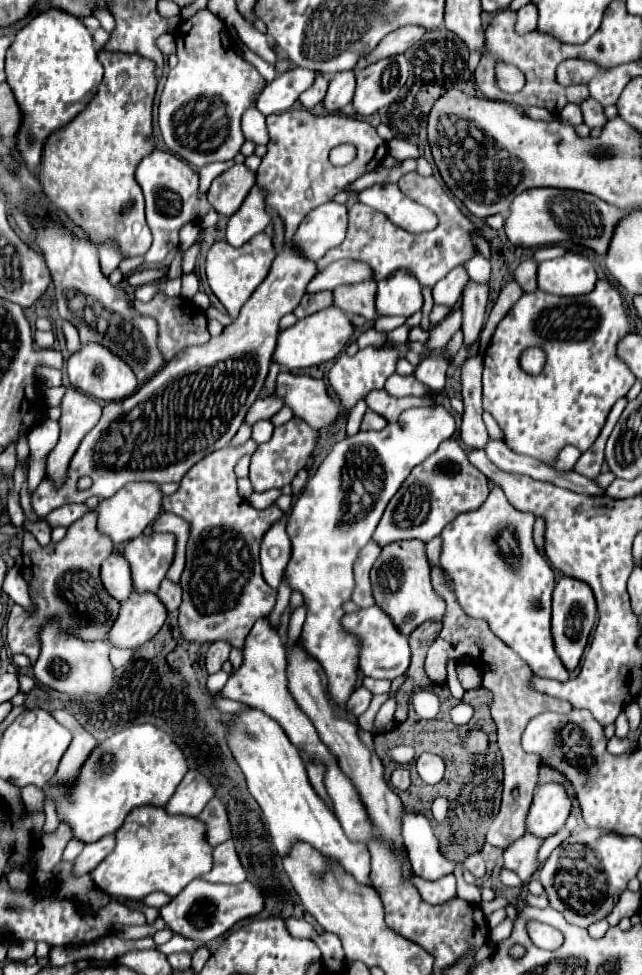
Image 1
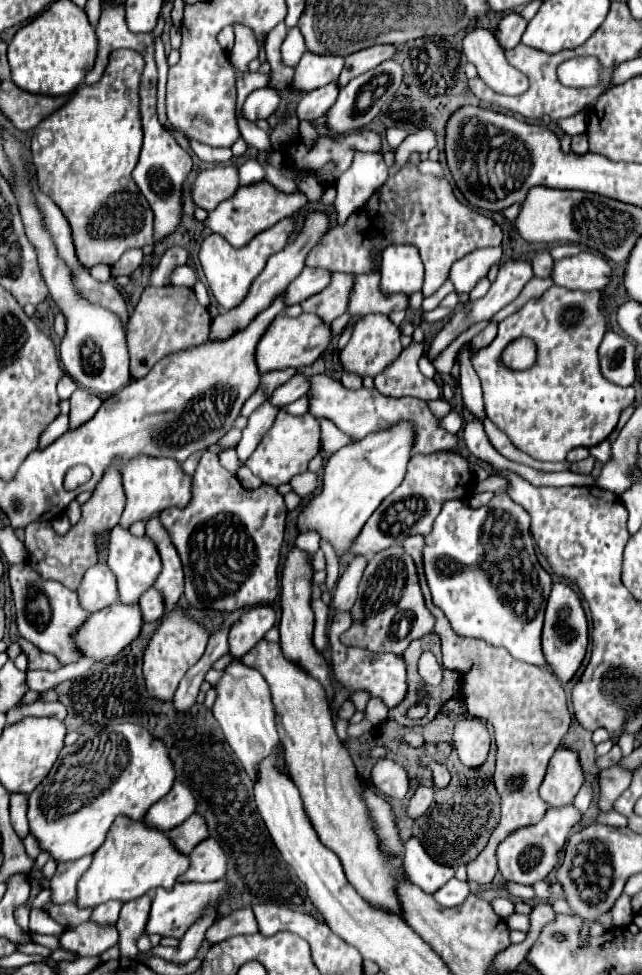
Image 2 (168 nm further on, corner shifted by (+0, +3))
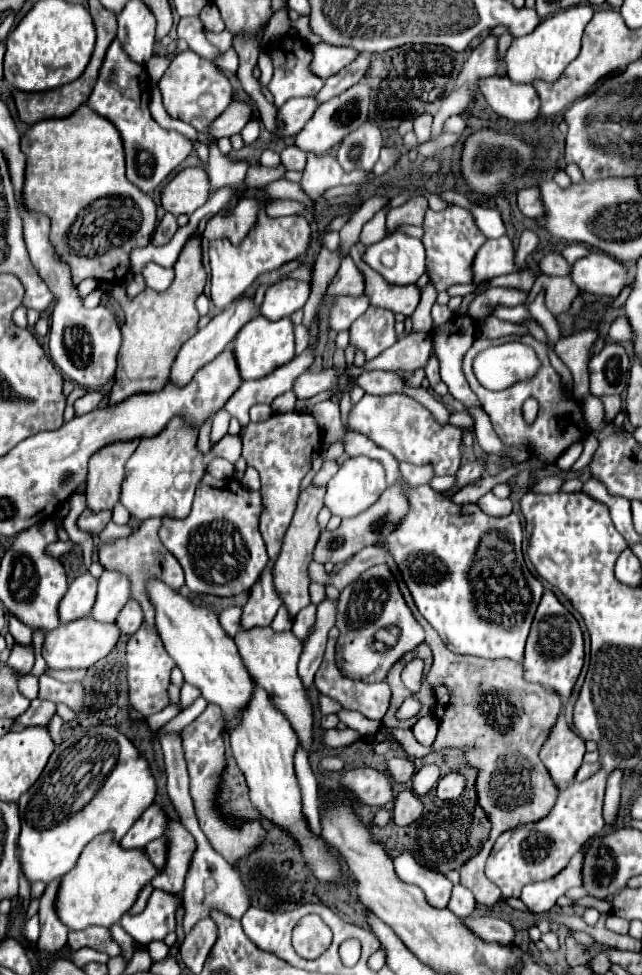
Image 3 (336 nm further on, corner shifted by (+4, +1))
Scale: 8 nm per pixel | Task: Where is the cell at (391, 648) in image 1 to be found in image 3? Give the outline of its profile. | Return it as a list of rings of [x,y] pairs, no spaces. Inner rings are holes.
[[[333,628],[329,630],[329,640],[327,640],[327,650],[325,650],[325,658],[315,674],[315,686],[321,694],[329,696],[329,698],[335,698],[343,708],[347,710],[357,710],[361,714],[365,714],[367,718],[373,718],[373,720],[381,720],[389,708],[389,700],[391,700],[391,688],[387,682],[377,682],[377,684],[369,684],[369,682],[361,682],[361,680],[353,680],[353,678],[347,678],[341,668],[337,666],[337,660],[335,660],[335,644],[337,644],[337,638],[339,638],[339,630]]]

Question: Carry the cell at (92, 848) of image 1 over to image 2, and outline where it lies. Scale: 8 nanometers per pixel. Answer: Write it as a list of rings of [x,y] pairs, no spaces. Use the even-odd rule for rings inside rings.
[[[83,856],[79,860],[73,862],[65,862],[61,866],[57,866],[55,876],[49,882],[49,890],[51,890],[51,902],[53,904],[67,904],[75,898],[75,886],[77,880],[81,878],[81,874],[89,868],[91,864],[91,856]]]

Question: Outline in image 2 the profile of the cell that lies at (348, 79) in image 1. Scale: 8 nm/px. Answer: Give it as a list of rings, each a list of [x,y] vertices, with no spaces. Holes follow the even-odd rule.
[[[327,84],[323,88],[307,92],[301,98],[301,102],[297,104],[297,118],[305,120],[305,122],[313,122],[313,120],[325,116],[325,112],[335,104],[337,94],[339,94],[337,84]]]

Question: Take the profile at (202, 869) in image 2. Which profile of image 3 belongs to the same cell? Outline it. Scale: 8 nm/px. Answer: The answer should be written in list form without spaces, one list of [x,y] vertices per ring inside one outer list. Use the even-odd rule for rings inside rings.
[[[177,820],[169,822],[169,830],[165,832],[165,836],[169,838],[169,864],[157,878],[153,878],[151,884],[153,888],[179,894],[185,888],[185,878],[195,852],[195,838]]]

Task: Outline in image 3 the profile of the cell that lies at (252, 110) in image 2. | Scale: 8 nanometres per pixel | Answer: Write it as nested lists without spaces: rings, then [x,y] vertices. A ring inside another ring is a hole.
[[[233,100],[229,108],[213,122],[213,136],[229,138],[233,134],[239,134],[249,120],[253,120],[253,106],[243,100]]]

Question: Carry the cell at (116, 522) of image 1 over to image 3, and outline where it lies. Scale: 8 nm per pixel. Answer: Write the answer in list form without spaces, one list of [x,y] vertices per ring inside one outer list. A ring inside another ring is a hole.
[[[181,418],[169,422],[169,426],[157,438],[143,438],[125,464],[125,480],[121,490],[121,504],[139,522],[147,518],[185,518],[193,504],[193,492],[201,474],[209,464],[209,456],[195,448],[197,428],[189,426]]]

